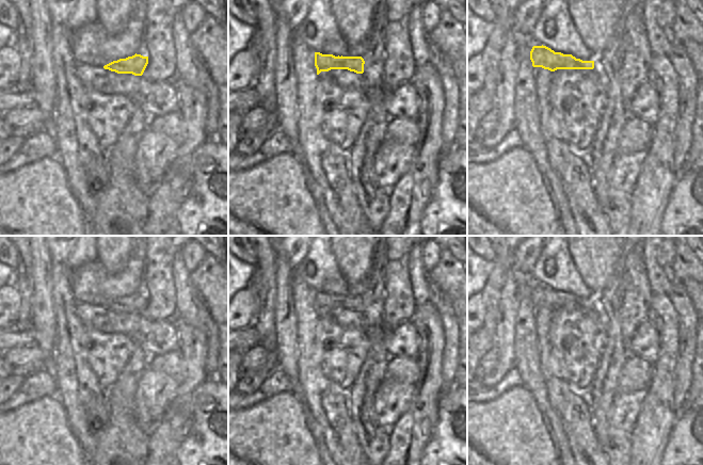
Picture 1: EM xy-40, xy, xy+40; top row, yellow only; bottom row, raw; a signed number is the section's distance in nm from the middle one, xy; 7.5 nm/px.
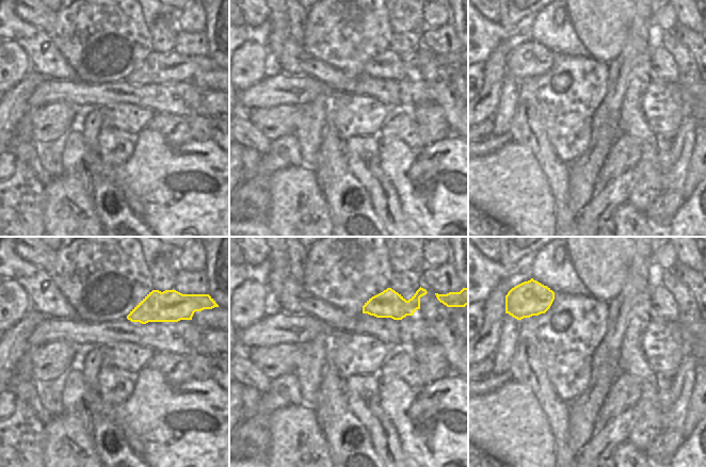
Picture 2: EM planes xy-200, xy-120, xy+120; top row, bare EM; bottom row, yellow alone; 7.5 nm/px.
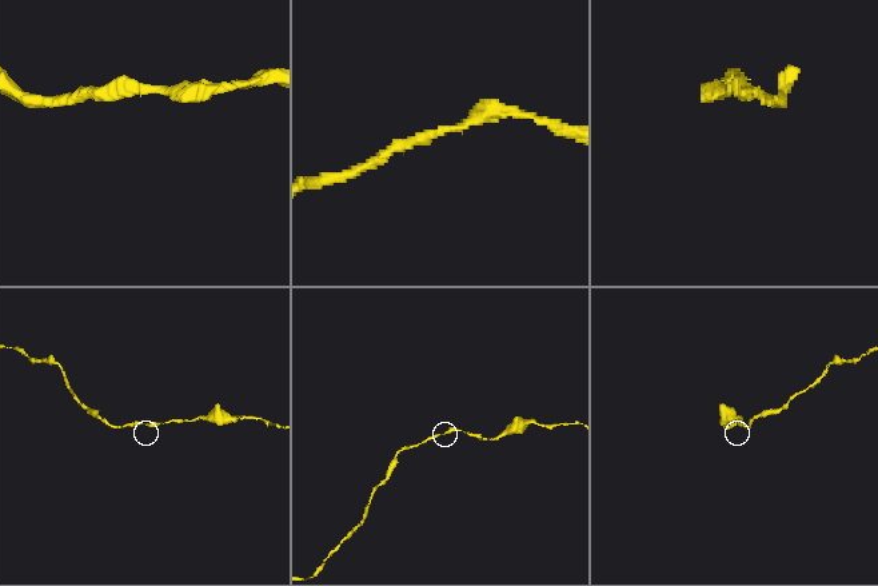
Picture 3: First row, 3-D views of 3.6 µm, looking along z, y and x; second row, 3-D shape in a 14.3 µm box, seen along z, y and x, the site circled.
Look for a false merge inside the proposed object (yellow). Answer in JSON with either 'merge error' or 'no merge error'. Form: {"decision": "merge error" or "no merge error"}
{"decision": "no merge error"}

